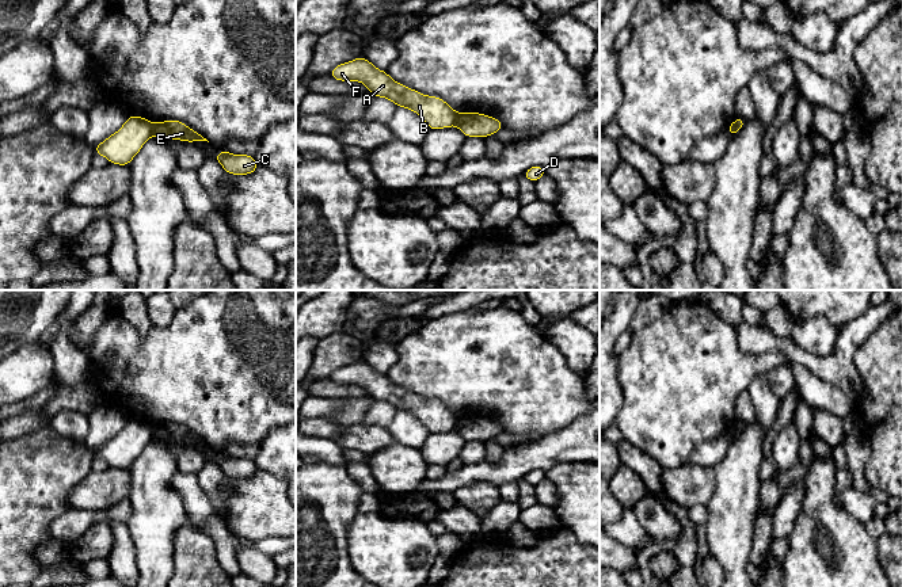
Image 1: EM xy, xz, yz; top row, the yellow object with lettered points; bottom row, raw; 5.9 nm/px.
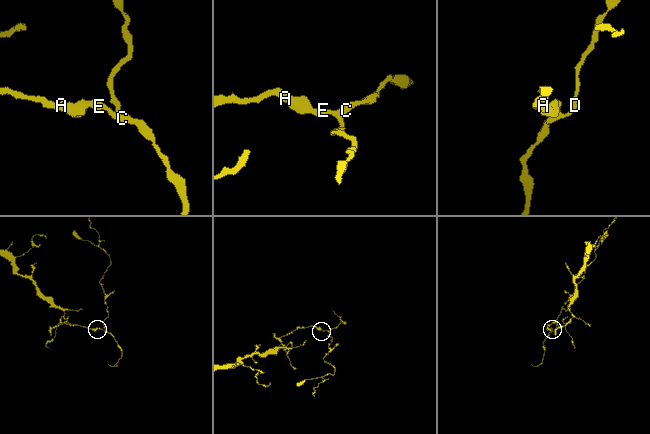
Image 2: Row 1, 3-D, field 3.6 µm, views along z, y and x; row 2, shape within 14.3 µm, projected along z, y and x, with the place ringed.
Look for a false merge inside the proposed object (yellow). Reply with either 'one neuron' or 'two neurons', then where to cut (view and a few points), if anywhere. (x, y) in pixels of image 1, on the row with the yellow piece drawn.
two neurons | xy (152, 124), (153, 134)

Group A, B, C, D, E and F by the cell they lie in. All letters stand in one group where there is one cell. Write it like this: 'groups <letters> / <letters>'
groups A B F / C D E

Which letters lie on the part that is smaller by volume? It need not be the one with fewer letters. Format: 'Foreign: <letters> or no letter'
Foreign: C, D, E

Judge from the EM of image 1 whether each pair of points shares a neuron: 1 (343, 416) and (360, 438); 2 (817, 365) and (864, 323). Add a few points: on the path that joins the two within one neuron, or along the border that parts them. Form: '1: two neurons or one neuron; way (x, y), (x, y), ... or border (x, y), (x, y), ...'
1: two neurons; border (360, 422), (347, 427)
2: one neuron; way (830, 362), (852, 336)

